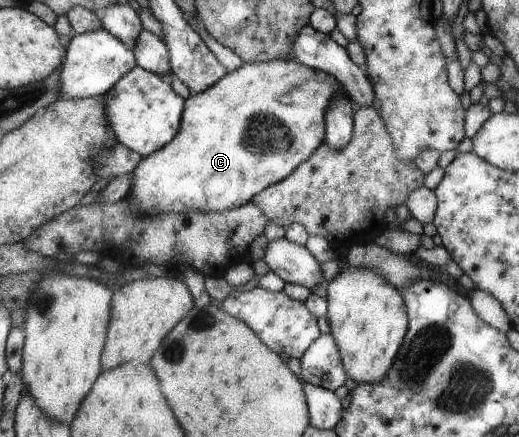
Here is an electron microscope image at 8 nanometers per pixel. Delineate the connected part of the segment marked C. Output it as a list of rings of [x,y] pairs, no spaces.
[[[287,59],[243,63],[241,67],[184,103],[177,136],[158,151],[142,158],[132,172],[130,193],[125,197],[138,213],[225,211],[257,196],[262,189],[285,180],[325,141],[326,107],[334,97],[347,97],[336,77]]]

